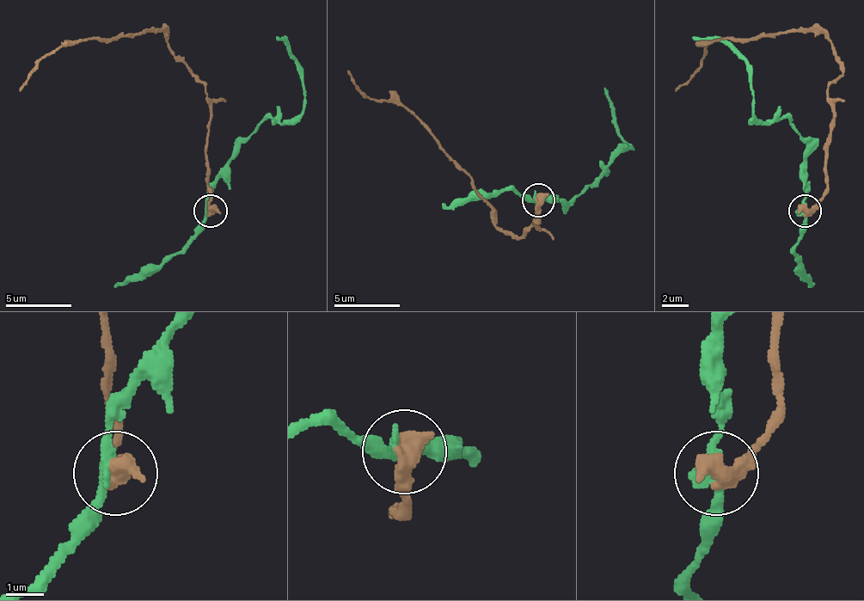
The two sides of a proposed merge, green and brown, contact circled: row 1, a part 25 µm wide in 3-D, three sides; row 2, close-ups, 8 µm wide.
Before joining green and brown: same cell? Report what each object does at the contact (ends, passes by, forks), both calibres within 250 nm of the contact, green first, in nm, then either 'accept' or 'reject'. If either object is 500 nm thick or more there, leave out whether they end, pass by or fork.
calibres 280 and 600 nm; reject

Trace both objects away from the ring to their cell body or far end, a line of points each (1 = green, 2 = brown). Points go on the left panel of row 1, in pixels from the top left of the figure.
1: (210, 210), (210, 183), (242, 140), (266, 117), (285, 124), (299, 113), (305, 97), (303, 70), (276, 38)
2: (210, 210), (206, 87), (180, 61), (163, 34), (143, 31), (60, 44), (37, 64), (21, 90)

